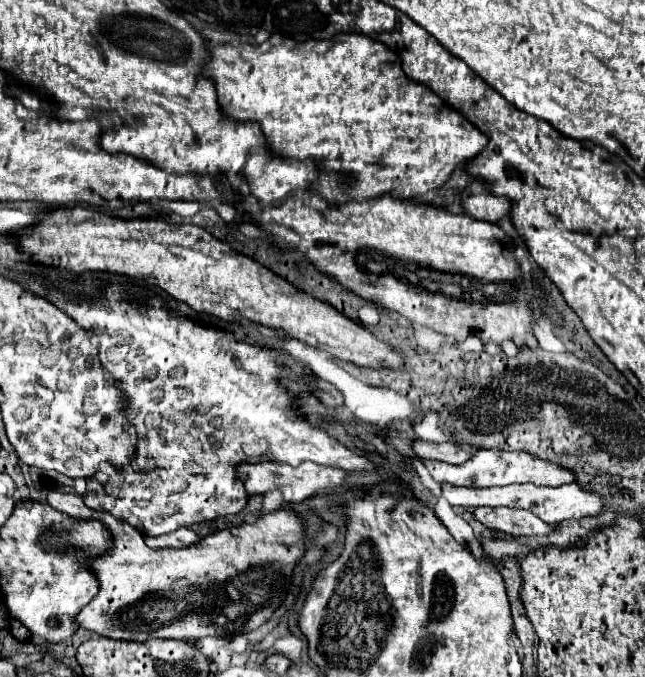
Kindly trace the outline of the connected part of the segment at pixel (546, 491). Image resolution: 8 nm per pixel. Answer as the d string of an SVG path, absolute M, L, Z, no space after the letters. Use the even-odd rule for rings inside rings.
M443 484L441 494L451 506L461 506L461 508L509 506L509 508L531 510L545 524L559 524L561 520L567 520L567 518L581 520L583 516L599 514L603 508L599 494L587 492L587 490L579 488L577 484L563 484L557 488L541 488L535 484L509 484L509 486L501 486L501 488L459 488L459 486L451 486L451 484Z

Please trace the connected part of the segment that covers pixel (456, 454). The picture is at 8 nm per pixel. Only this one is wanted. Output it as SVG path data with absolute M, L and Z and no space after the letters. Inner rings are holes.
M413 440L413 452L419 458L427 460L441 460L449 464L459 464L469 460L469 454L461 450L459 444L453 442L427 442L427 440Z

